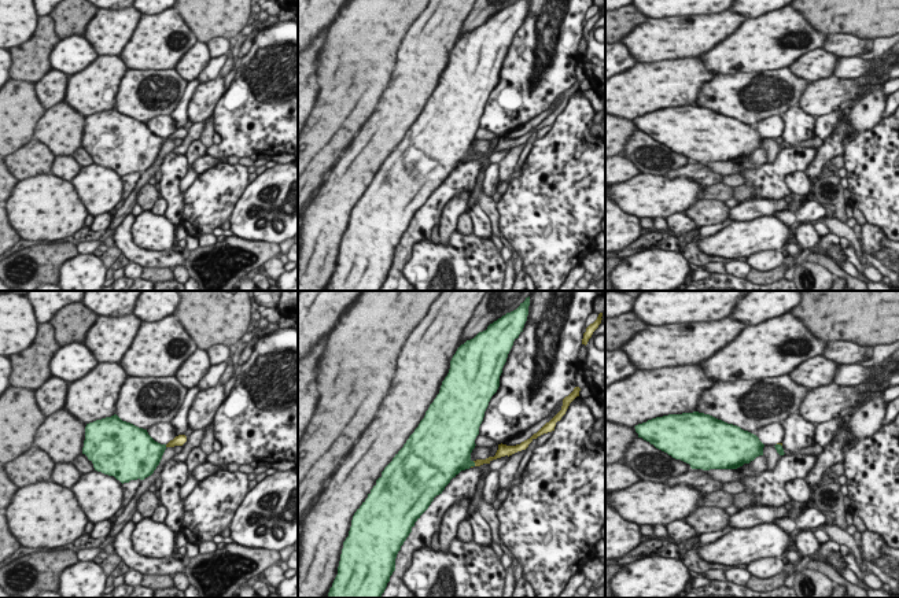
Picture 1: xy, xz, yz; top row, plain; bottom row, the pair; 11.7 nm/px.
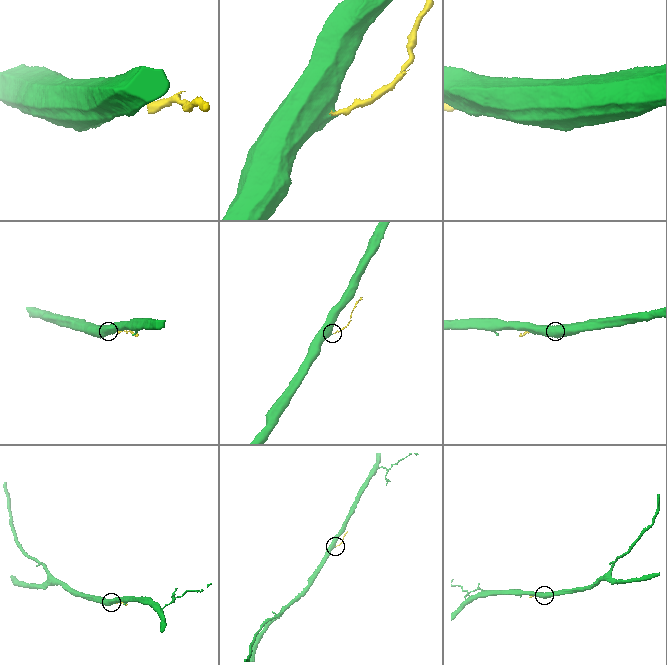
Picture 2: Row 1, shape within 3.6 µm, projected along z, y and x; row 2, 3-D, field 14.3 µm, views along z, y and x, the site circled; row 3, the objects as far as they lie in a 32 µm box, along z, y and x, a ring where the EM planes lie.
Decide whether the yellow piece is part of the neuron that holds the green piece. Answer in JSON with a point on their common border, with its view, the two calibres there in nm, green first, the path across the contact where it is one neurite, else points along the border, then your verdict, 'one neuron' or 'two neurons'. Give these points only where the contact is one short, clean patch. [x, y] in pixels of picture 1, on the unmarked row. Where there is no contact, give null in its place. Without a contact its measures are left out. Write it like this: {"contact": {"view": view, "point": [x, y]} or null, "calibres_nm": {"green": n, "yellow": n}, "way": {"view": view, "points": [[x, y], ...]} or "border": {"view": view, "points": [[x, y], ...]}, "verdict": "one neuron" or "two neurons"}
{"contact": {"view": "xz", "point": [472, 158]}, "calibres_nm": {"green": 380, "yellow": 90}, "way": {"view": "xz", "points": [[454, 147], [461, 154], [472, 158], [478, 155]]}, "verdict": "one neuron"}

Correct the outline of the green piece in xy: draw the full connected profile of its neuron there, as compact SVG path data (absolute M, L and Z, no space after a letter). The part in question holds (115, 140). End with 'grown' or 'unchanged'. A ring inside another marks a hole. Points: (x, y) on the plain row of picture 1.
M117 107L85 119L82 147L95 163L114 169L122 177L151 169L165 143L166 137L155 134L147 122L122 114Z; unchanged

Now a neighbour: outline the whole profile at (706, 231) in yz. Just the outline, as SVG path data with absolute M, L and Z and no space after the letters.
M726 218L721 224L703 225L703 226L700 226L699 235L693 240L697 241L700 239L704 239L704 237L708 237L708 236L714 236L715 233L722 230L725 226L727 226L733 221L734 219Z

